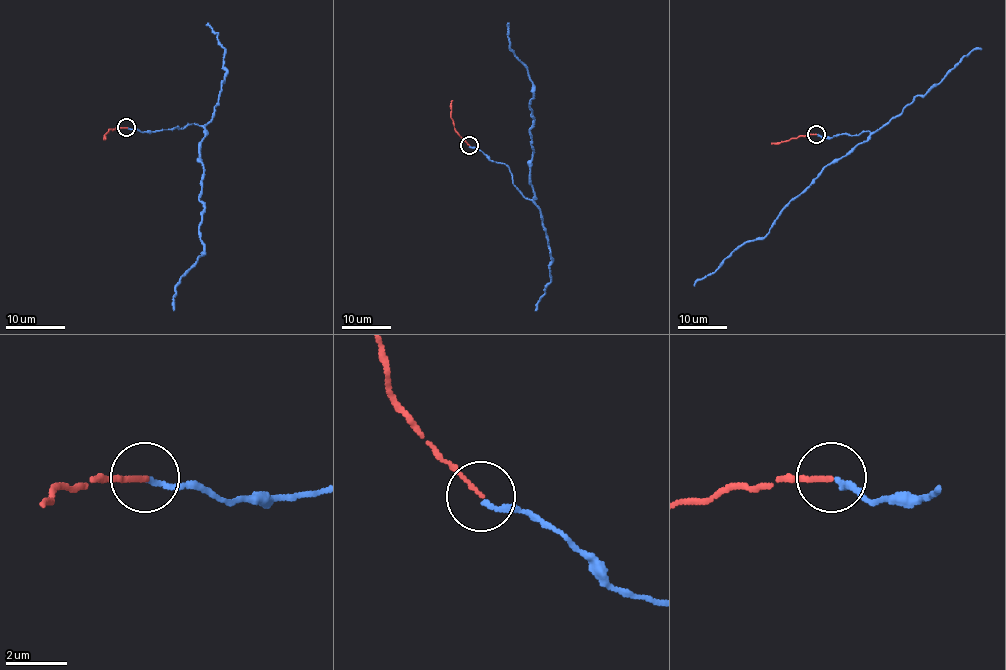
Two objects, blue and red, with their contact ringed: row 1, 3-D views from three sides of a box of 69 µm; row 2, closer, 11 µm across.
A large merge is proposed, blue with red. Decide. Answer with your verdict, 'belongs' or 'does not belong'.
belongs

